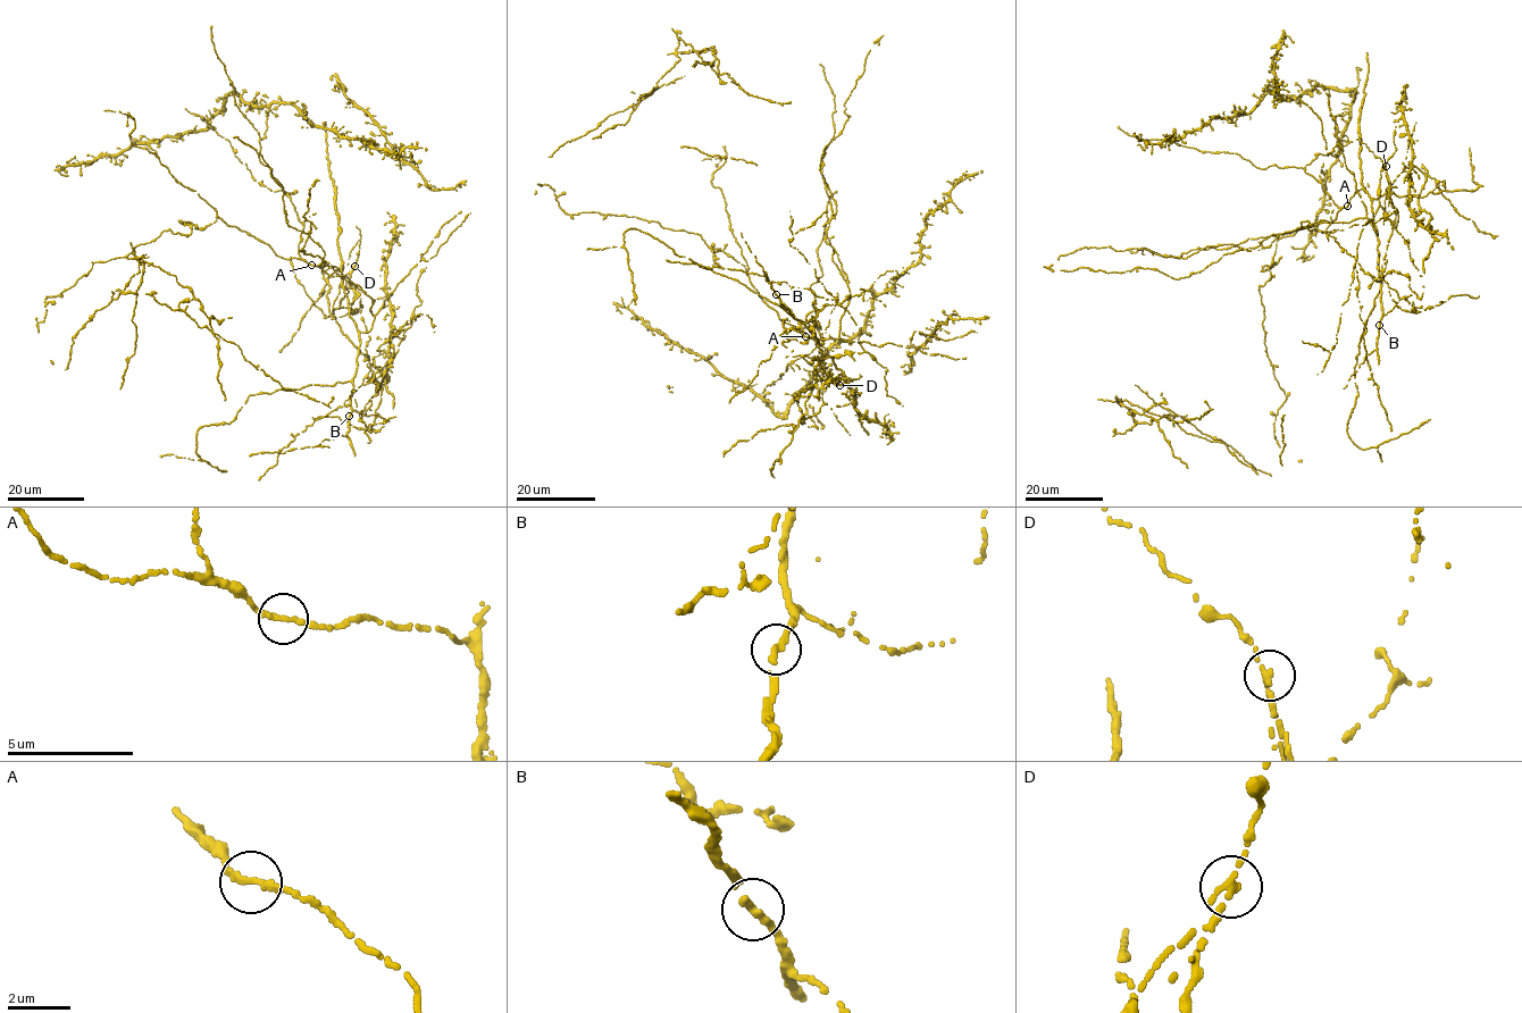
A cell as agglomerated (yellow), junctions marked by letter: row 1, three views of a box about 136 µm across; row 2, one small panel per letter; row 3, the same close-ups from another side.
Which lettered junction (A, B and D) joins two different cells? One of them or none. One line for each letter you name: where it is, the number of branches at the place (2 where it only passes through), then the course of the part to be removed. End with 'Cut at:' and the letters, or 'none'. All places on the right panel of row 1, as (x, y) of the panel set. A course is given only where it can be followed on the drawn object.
D: place (1386, 166); branches 2
Cut at: D

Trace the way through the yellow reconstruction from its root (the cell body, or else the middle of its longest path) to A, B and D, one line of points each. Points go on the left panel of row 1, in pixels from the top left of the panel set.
A: (202, 227), (215, 223), (218, 216), (227, 226), (261, 241), (277, 256), (311, 265)
B: (202, 227), (218, 216), (282, 257), (341, 269), (349, 316), (360, 342), (349, 416)
D: (202, 227), (215, 223), (218, 216), (227, 226), (261, 241), (282, 257), (336, 267), (345, 289), (354, 266)

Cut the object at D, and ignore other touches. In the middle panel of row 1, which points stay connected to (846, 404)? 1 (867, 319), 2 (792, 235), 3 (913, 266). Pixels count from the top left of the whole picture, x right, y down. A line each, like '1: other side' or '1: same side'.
1: same side
2: other side
3: same side

